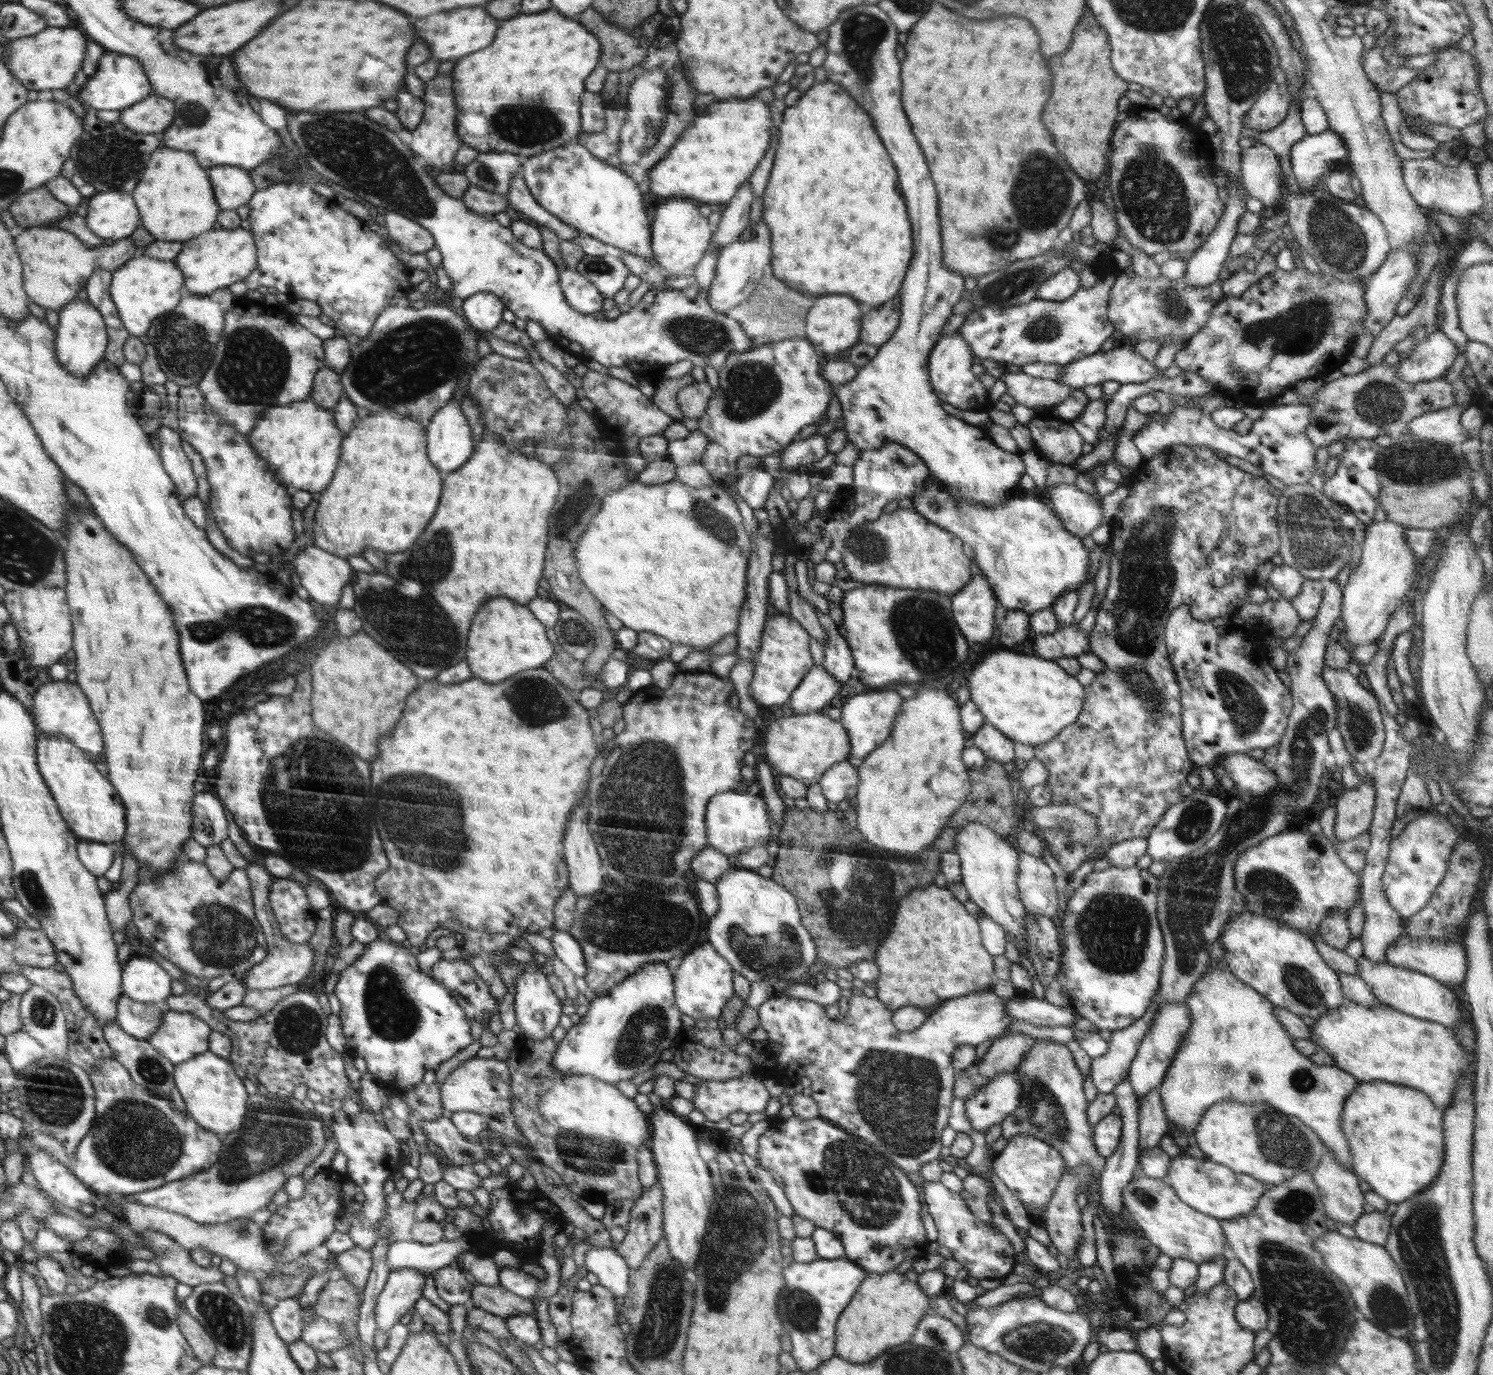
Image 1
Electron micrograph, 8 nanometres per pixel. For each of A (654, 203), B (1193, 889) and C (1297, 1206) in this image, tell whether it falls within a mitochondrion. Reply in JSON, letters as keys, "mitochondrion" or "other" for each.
{"A":"other","B":"mitochondrion","C":"mitochondrion"}

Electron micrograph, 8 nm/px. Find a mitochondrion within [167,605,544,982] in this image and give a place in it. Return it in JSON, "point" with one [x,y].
{"point":[308,798]}

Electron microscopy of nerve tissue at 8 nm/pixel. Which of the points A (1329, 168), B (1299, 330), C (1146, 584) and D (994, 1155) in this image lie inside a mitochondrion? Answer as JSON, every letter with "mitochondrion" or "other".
{"A":"other","B":"mitochondrion","C":"mitochondrion","D":"other"}

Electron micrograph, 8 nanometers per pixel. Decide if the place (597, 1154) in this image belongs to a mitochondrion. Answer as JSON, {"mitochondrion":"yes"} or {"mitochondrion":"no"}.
{"mitochondrion":"yes"}

